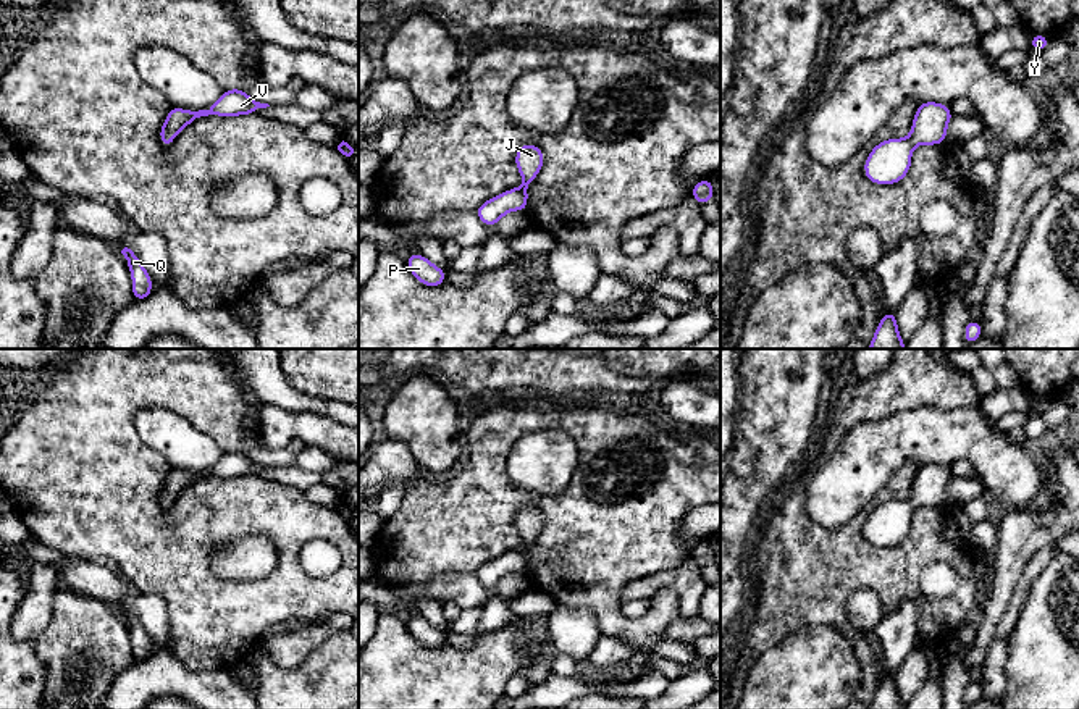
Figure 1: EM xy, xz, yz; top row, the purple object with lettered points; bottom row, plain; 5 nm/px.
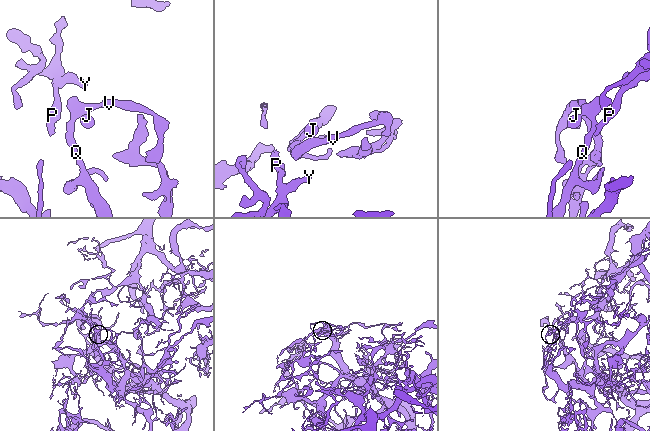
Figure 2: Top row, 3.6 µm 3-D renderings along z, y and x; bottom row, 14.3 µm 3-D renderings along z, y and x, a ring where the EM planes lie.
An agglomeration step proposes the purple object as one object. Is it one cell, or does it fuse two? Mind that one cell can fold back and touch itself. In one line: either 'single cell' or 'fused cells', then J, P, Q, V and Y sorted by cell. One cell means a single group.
single cell | J P Q V Y

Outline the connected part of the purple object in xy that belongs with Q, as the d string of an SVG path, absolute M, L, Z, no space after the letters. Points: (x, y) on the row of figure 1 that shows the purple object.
M124 247L121 250L121 254L128 260L128 266L131 271L134 300L147 299L153 292L150 275L147 273L142 262L139 260L139 257L131 249Z

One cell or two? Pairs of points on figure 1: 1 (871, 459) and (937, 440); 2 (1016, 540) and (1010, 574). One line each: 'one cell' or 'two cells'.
1: one cell
2: one cell

